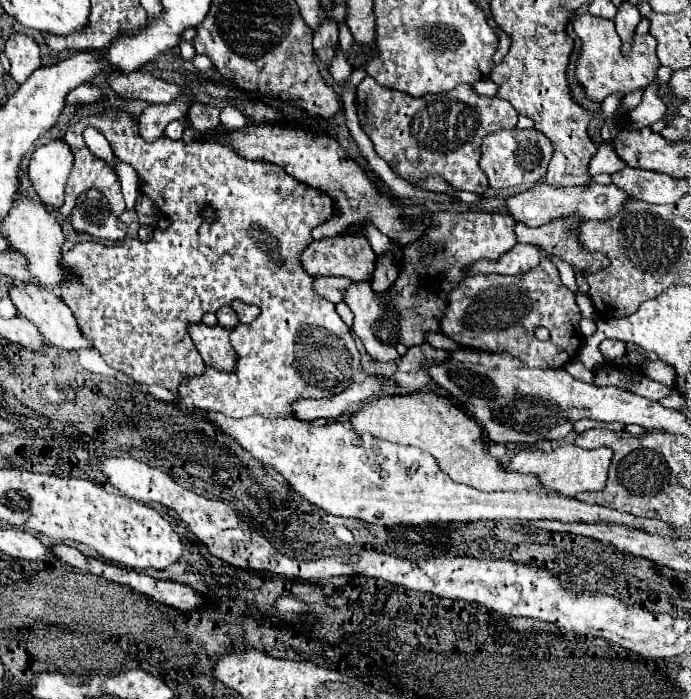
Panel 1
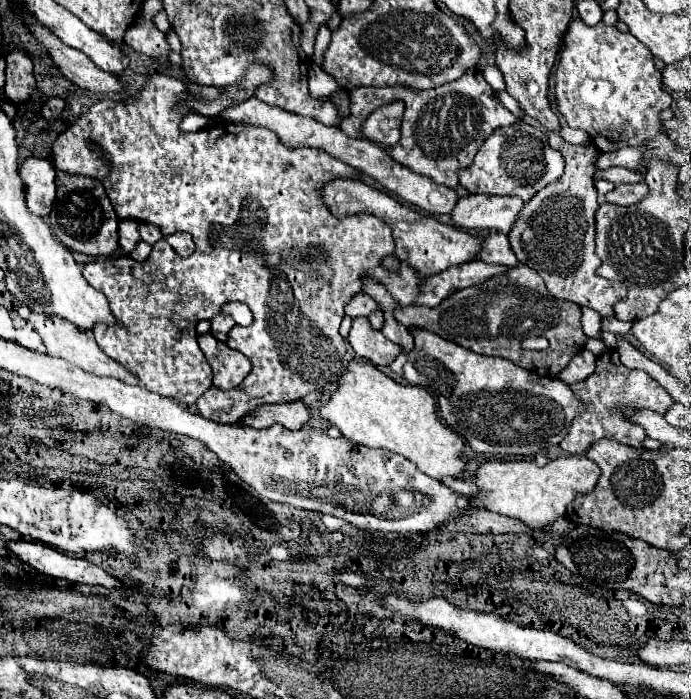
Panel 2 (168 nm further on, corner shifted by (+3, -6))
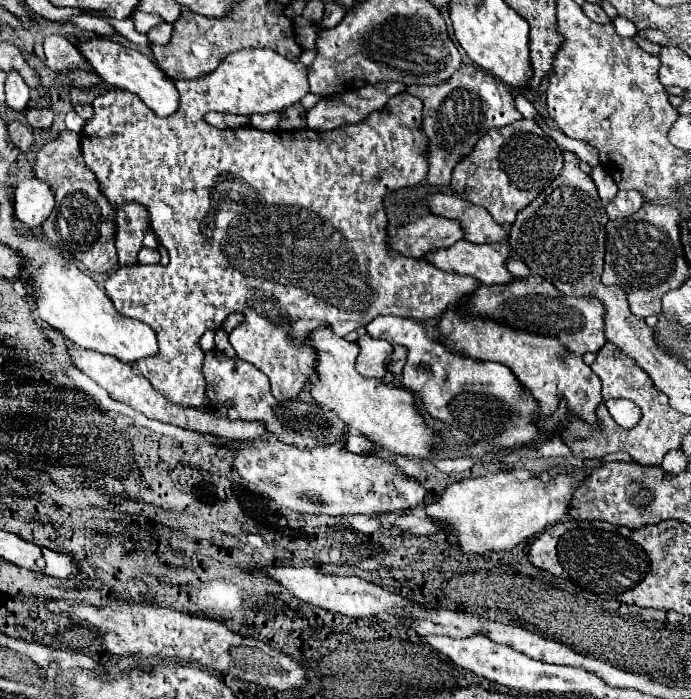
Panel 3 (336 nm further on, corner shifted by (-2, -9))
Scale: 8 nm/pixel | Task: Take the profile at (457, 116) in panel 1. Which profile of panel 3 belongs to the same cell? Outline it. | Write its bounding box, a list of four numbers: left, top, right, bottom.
[407,65,523,187]

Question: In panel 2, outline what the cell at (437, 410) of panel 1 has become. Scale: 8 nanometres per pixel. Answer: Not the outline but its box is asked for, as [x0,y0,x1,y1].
[320,360,464,480]

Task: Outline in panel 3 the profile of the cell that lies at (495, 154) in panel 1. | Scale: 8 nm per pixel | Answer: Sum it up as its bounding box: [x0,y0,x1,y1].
[451,119,563,225]

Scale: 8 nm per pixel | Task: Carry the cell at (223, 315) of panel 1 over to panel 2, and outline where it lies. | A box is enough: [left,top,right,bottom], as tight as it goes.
[210,314,234,342]

